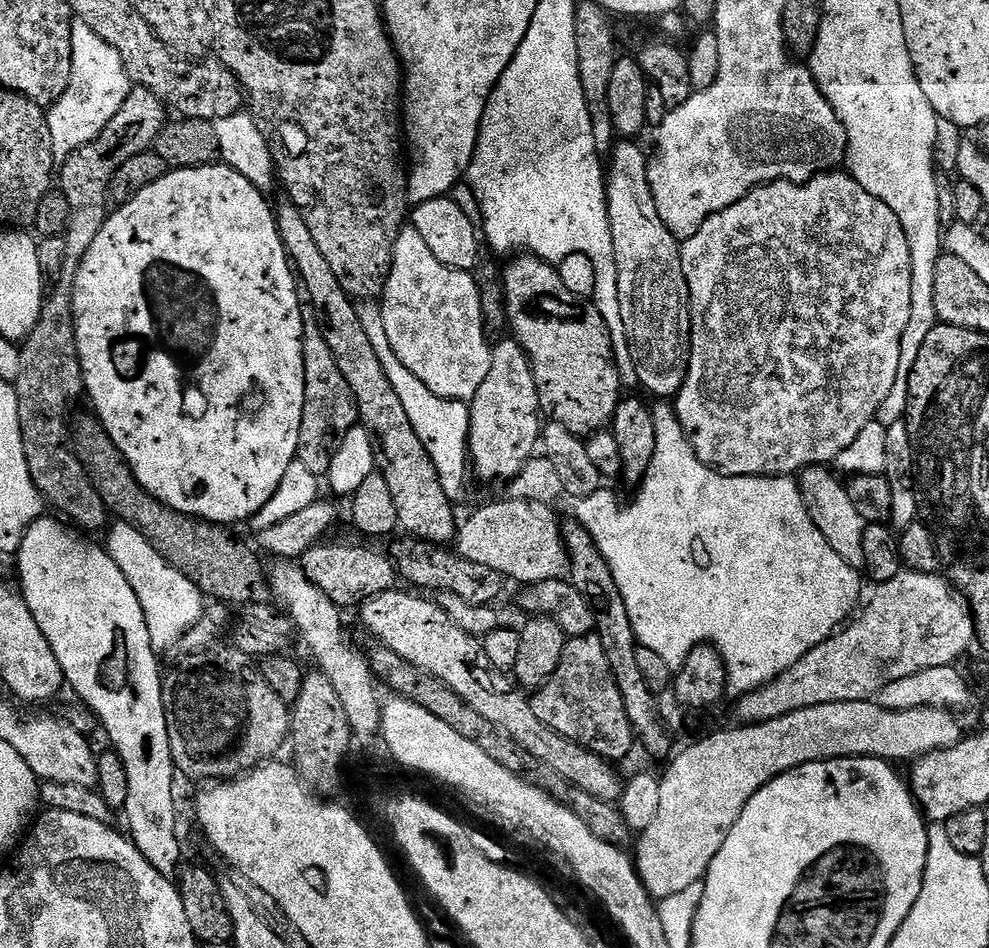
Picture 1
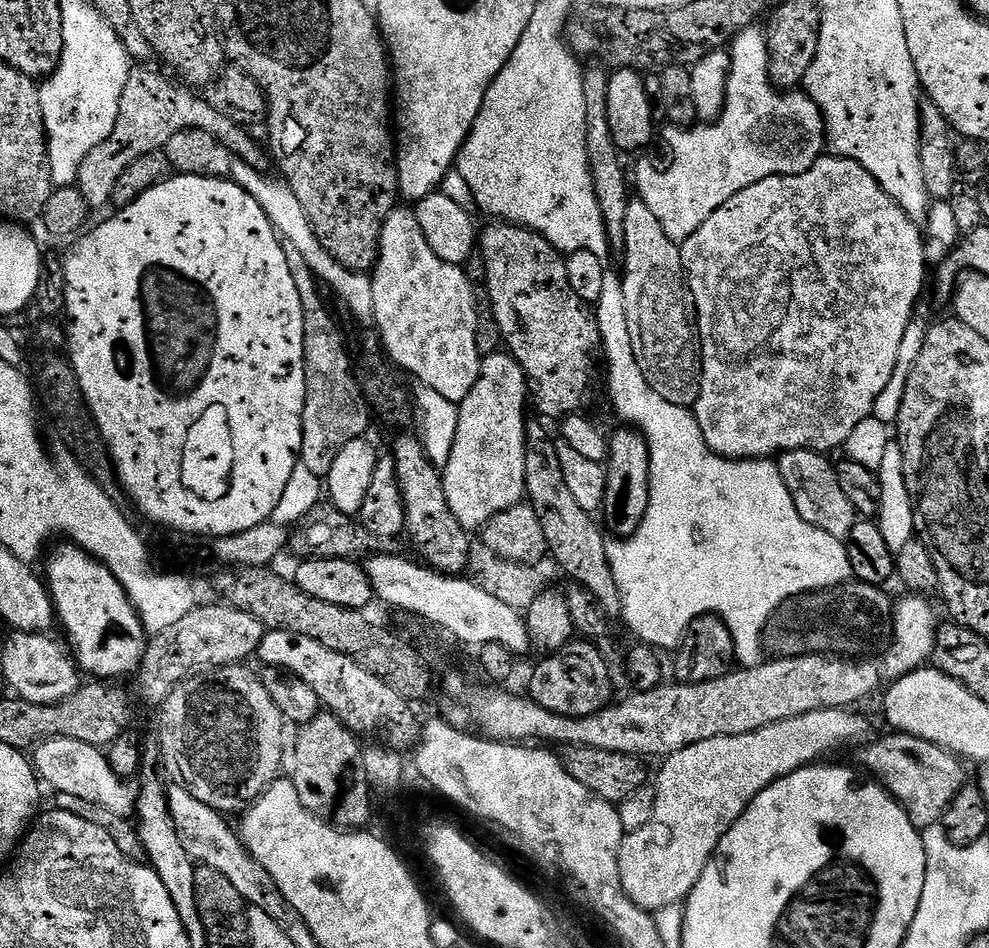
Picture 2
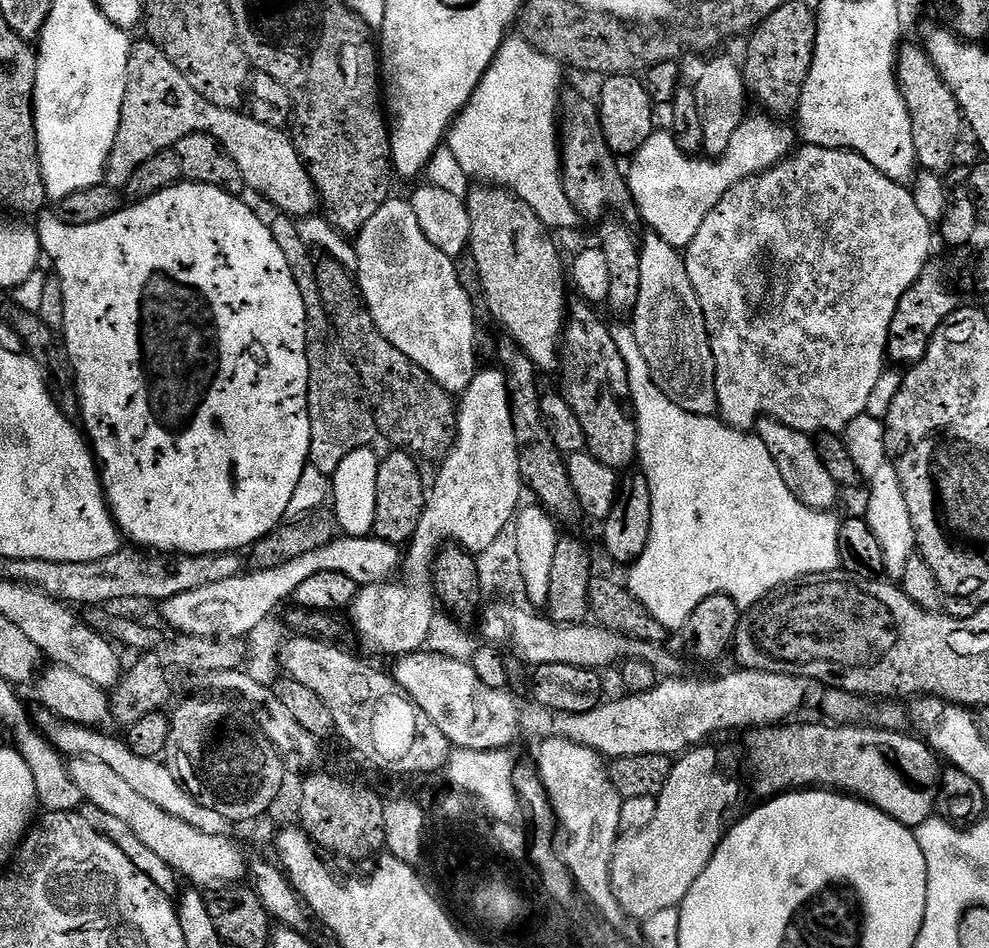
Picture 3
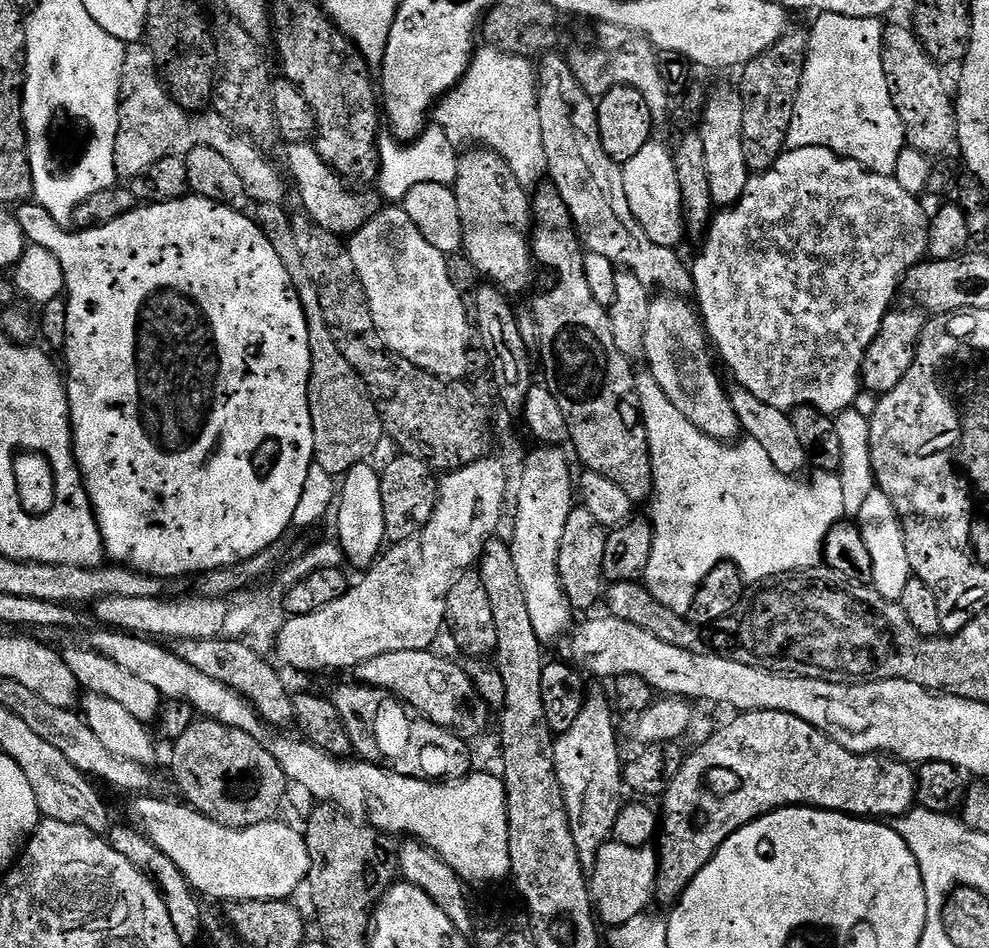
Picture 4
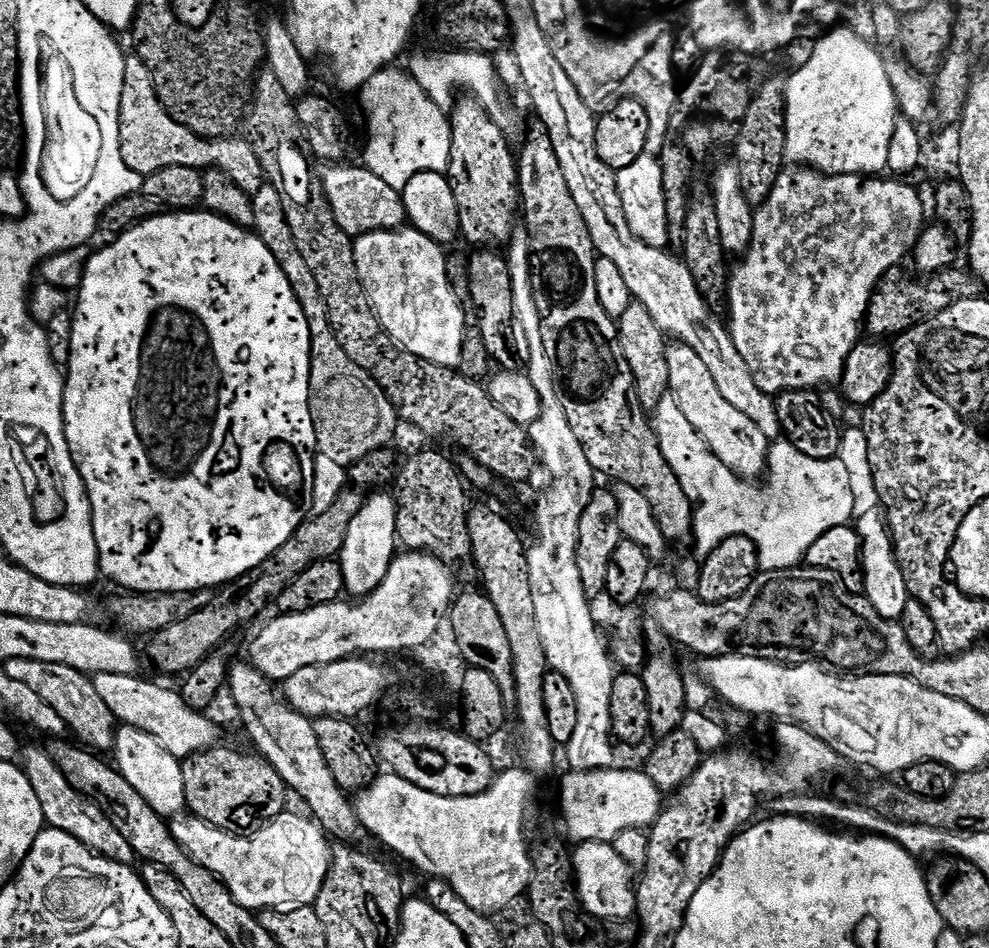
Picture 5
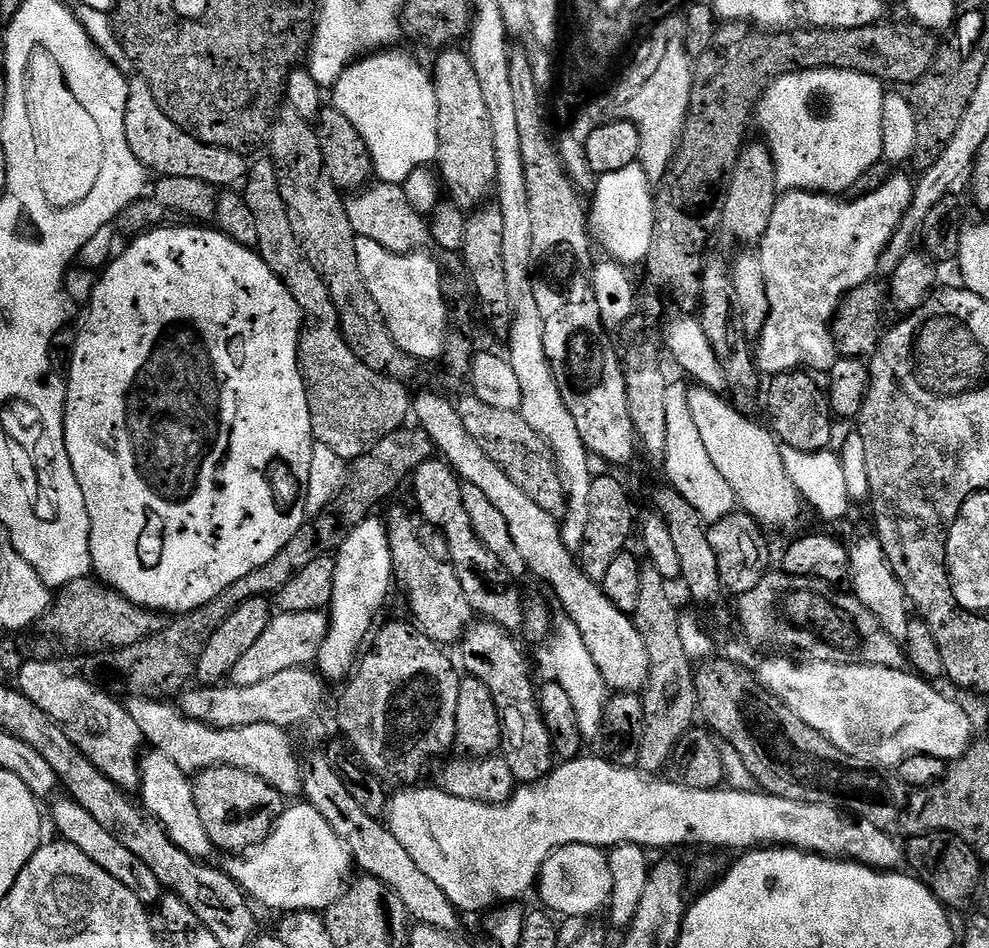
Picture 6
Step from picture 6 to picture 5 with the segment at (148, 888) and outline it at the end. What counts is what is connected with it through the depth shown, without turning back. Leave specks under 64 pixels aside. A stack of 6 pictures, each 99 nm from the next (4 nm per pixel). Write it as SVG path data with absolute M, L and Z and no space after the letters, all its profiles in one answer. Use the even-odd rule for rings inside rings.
M25 747L22 752L22 767L26 778L30 778L30 786L34 786L34 794L38 794L38 802L42 806L47 827L57 828L66 834L74 834L78 842L90 846L90 850L106 858L117 860L119 864L132 866L137 863L138 857L130 842L122 838L121 832L114 827L114 822L110 822L110 818L102 814L102 810L90 797L84 796L66 780L66 774L62 774L54 758L50 758L47 747Z

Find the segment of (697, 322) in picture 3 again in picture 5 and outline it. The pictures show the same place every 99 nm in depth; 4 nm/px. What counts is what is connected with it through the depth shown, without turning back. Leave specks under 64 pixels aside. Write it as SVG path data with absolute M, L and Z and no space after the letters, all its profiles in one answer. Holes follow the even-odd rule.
M673 343L666 354L666 366L670 368L668 391L678 402L678 410L686 414L686 422L706 442L710 451L719 458L734 475L741 478L760 478L765 475L768 463L770 441L737 408L730 406L718 390L710 370L703 364L702 358L694 354L685 344Z

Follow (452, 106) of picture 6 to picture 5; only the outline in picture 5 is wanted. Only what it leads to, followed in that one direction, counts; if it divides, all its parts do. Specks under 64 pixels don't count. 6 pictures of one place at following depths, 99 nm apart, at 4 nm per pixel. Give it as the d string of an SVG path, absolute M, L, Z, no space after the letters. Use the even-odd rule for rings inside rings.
M475 98L457 99L450 112L452 137L450 138L450 162L447 177L454 190L454 202L458 202L460 236L468 239L472 246L500 246L511 240L512 229L518 224L520 208L520 179L516 173L517 157L514 148L508 145L504 137L504 128L492 121L488 109L480 105Z

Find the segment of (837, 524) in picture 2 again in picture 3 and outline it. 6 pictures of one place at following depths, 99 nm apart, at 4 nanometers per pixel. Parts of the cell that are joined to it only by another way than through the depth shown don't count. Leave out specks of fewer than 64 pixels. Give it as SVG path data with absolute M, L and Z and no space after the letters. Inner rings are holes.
M761 418L754 425L755 435L770 450L770 458L774 458L774 466L778 466L778 474L782 474L782 482L807 508L813 508L816 512L826 512L835 509L836 499L842 495L841 489L830 478L830 473L821 462L820 455L816 449L815 439L809 433L799 432L793 428L771 418Z

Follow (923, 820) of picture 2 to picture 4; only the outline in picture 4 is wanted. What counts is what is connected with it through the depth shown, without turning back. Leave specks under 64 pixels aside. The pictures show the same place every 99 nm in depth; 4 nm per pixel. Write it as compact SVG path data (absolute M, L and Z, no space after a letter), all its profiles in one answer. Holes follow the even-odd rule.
M758 710L733 716L736 717L729 724L722 725L709 740L702 741L693 752L685 755L678 774L674 774L674 782L670 782L663 794L664 812L662 808L658 820L655 899L667 906L675 905L730 834L767 812L811 806L861 818L895 818L905 816L916 804L916 768L907 760L898 760L887 754L846 750L846 746L838 746L834 738L794 714Z

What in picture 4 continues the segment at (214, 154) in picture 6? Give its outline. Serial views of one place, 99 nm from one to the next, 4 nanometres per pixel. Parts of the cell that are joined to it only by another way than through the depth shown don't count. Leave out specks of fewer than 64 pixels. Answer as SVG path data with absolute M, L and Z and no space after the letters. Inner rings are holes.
M147 43L127 45L120 71L120 109L114 142L117 177L137 176L142 174L146 166L158 162L158 158L185 157L198 146L210 146L210 150L218 150L218 154L223 154L234 165L234 170L246 185L249 201L256 204L280 204L283 201L284 176L256 149L259 147L247 135L225 124L215 110L193 114L183 108L177 100L172 99L172 93L161 80L156 59Z

